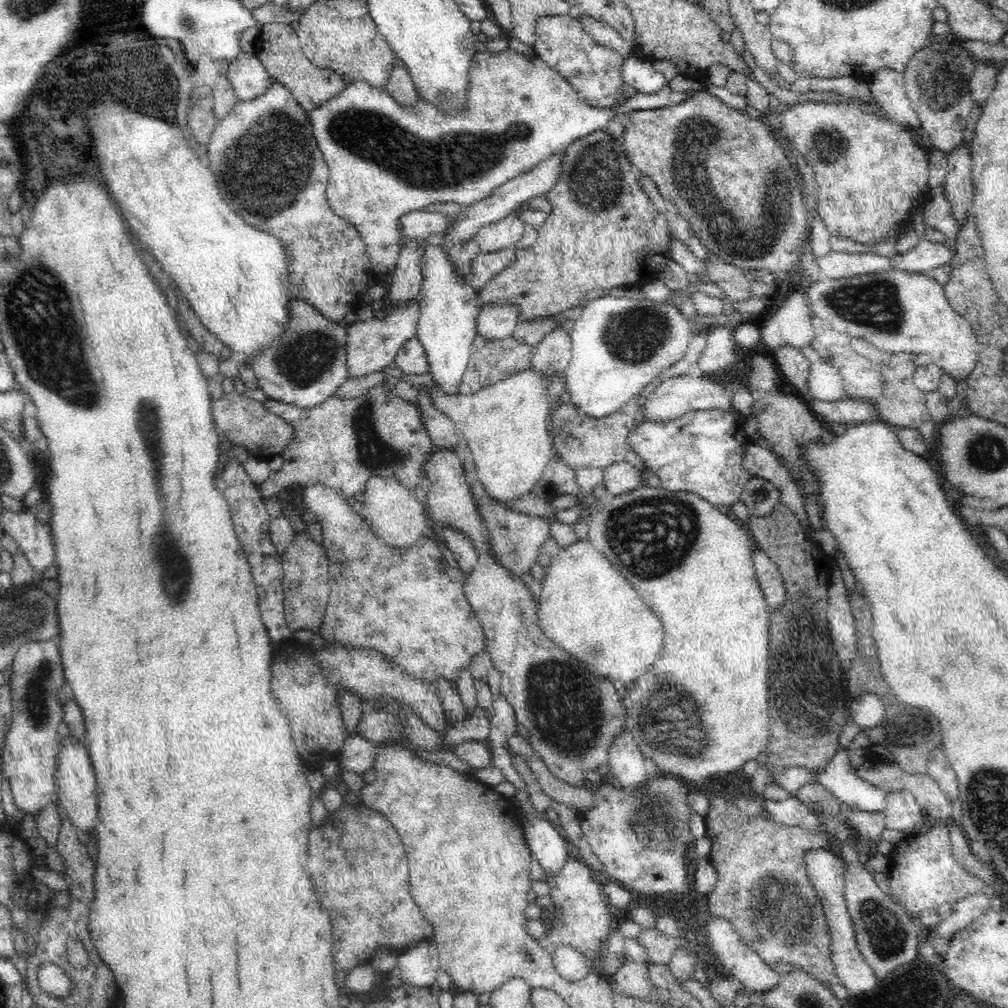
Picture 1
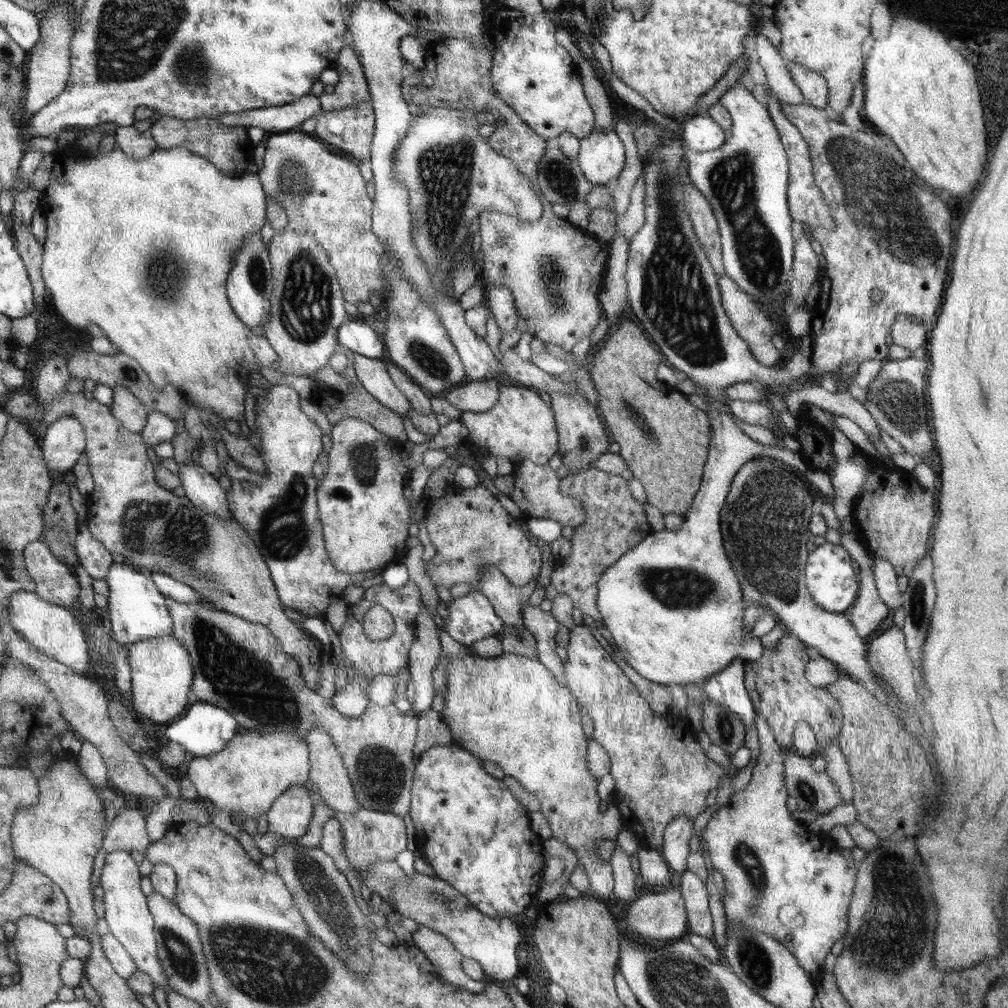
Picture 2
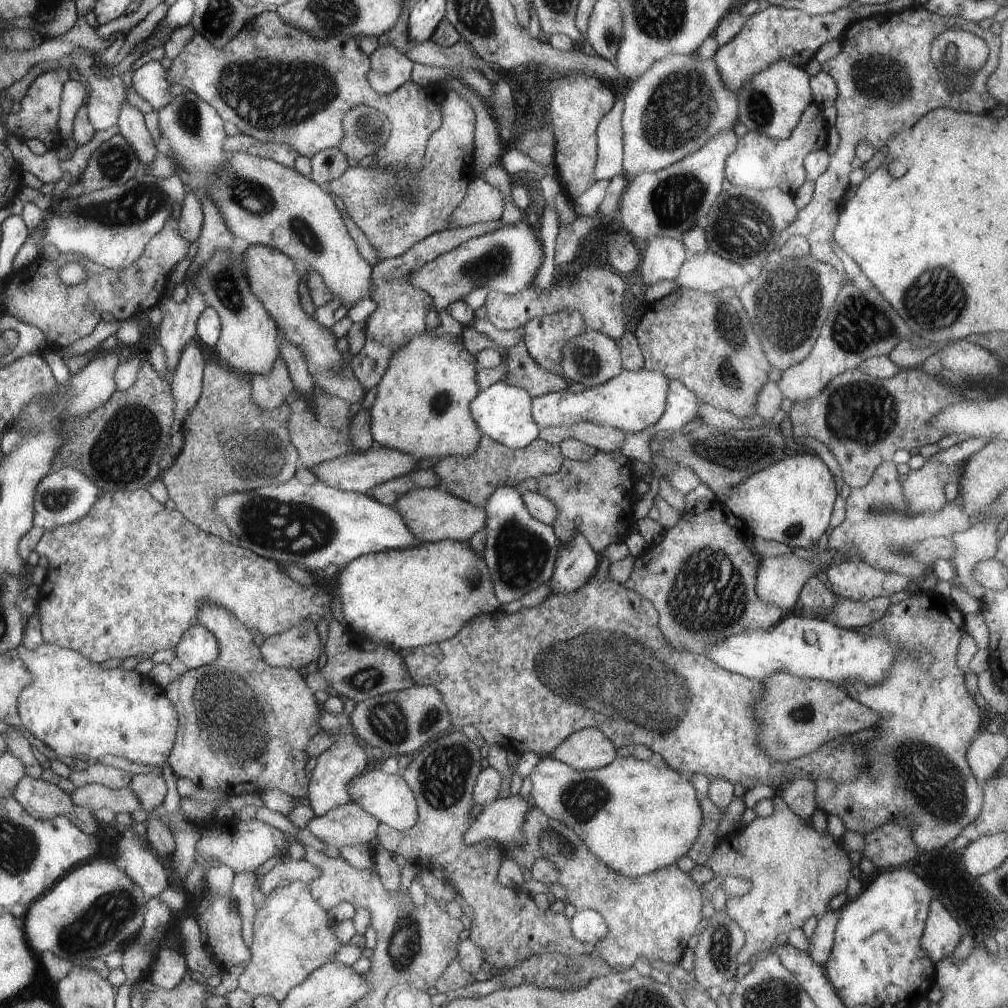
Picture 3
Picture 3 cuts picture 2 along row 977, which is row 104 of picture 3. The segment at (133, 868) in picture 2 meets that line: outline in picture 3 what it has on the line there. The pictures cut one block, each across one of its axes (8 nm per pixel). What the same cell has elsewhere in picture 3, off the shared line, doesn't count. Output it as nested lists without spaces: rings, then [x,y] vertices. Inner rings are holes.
[[[147,62],[139,66],[131,76],[131,88],[153,108],[153,112],[157,112],[173,98],[173,92],[167,90],[165,70],[159,62]]]

